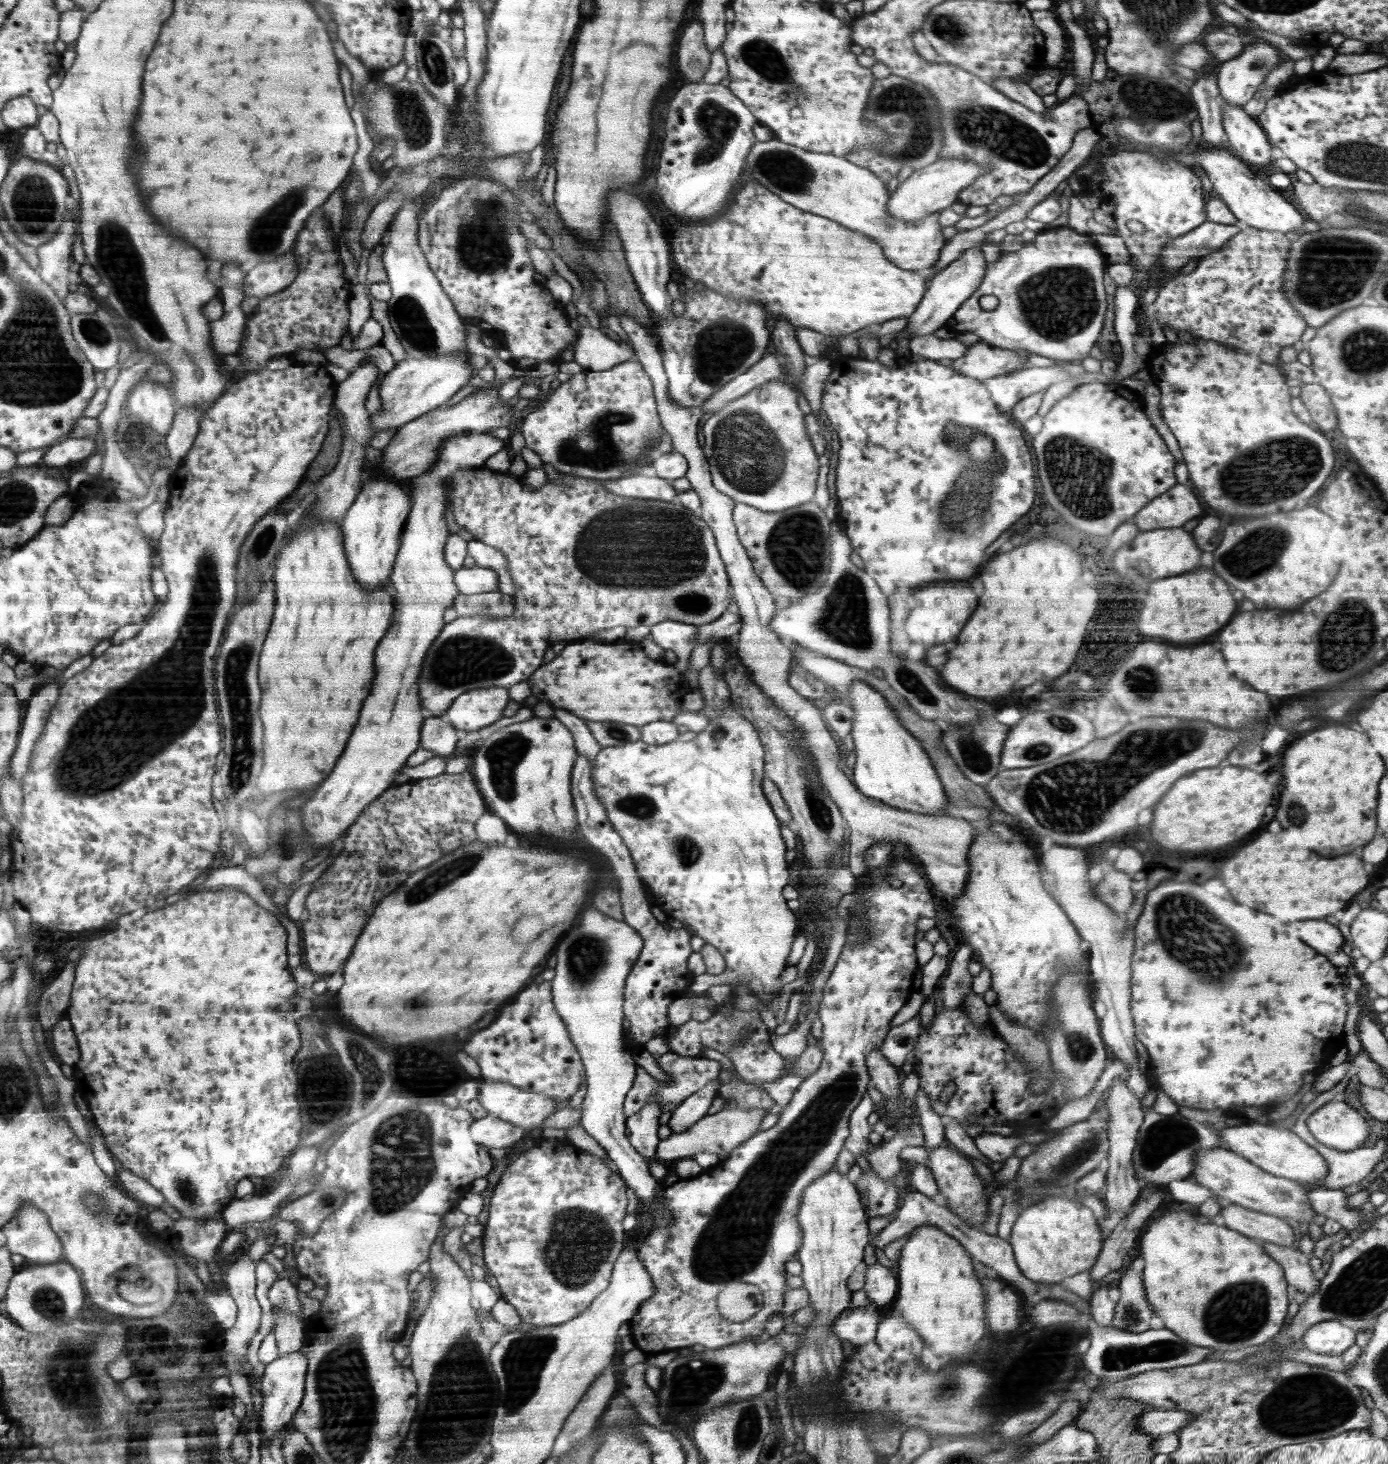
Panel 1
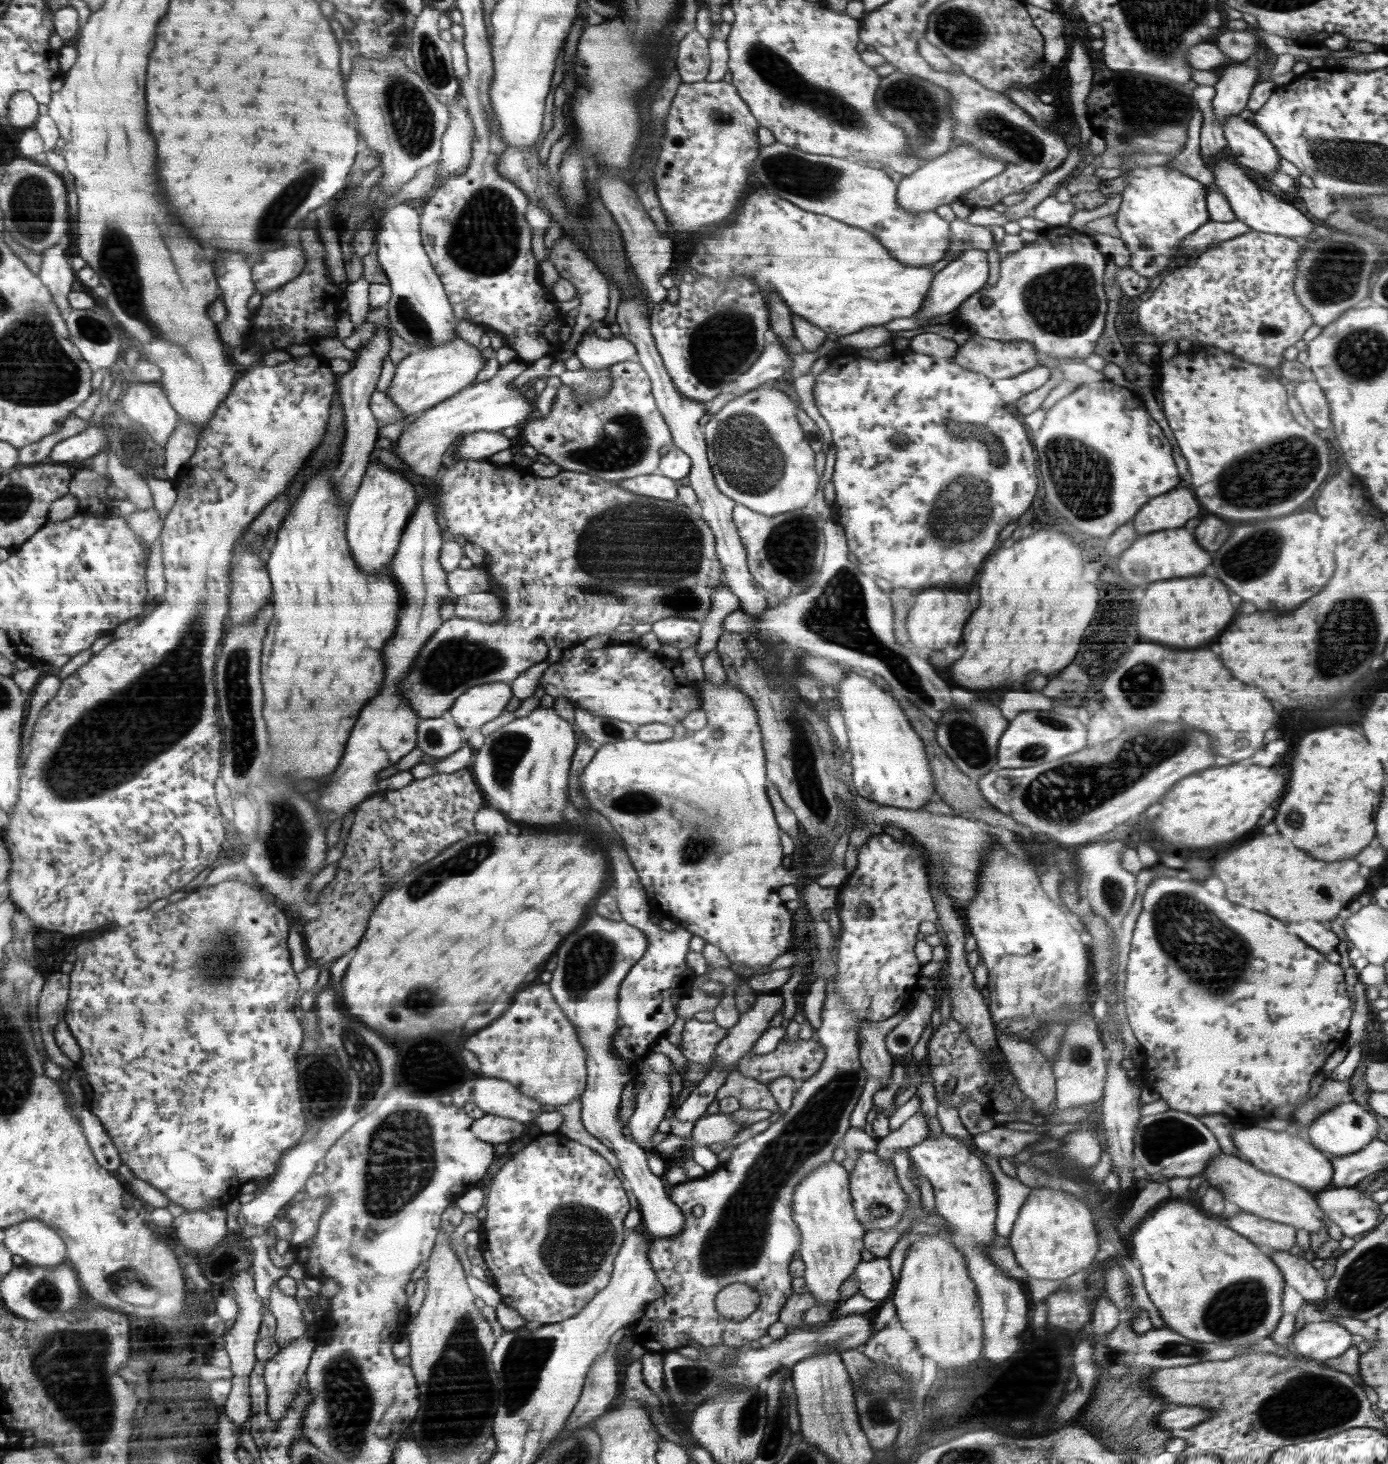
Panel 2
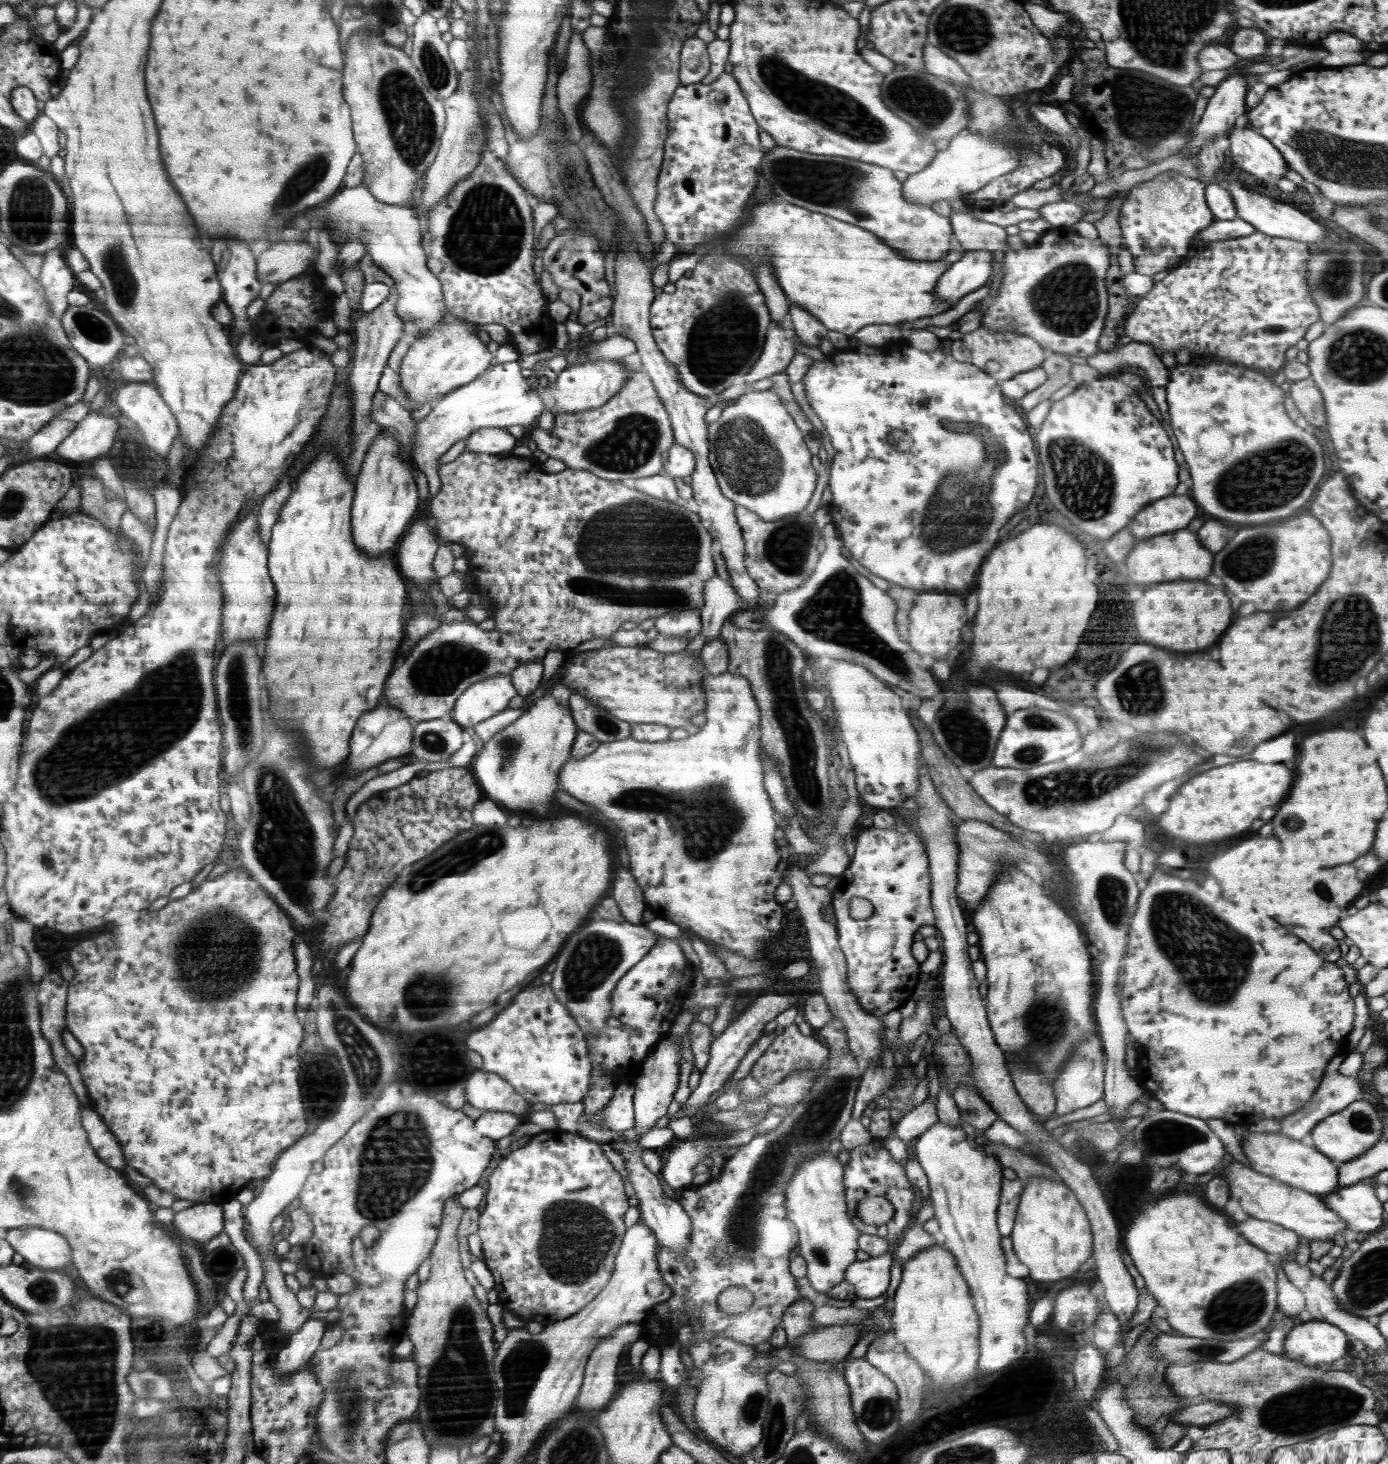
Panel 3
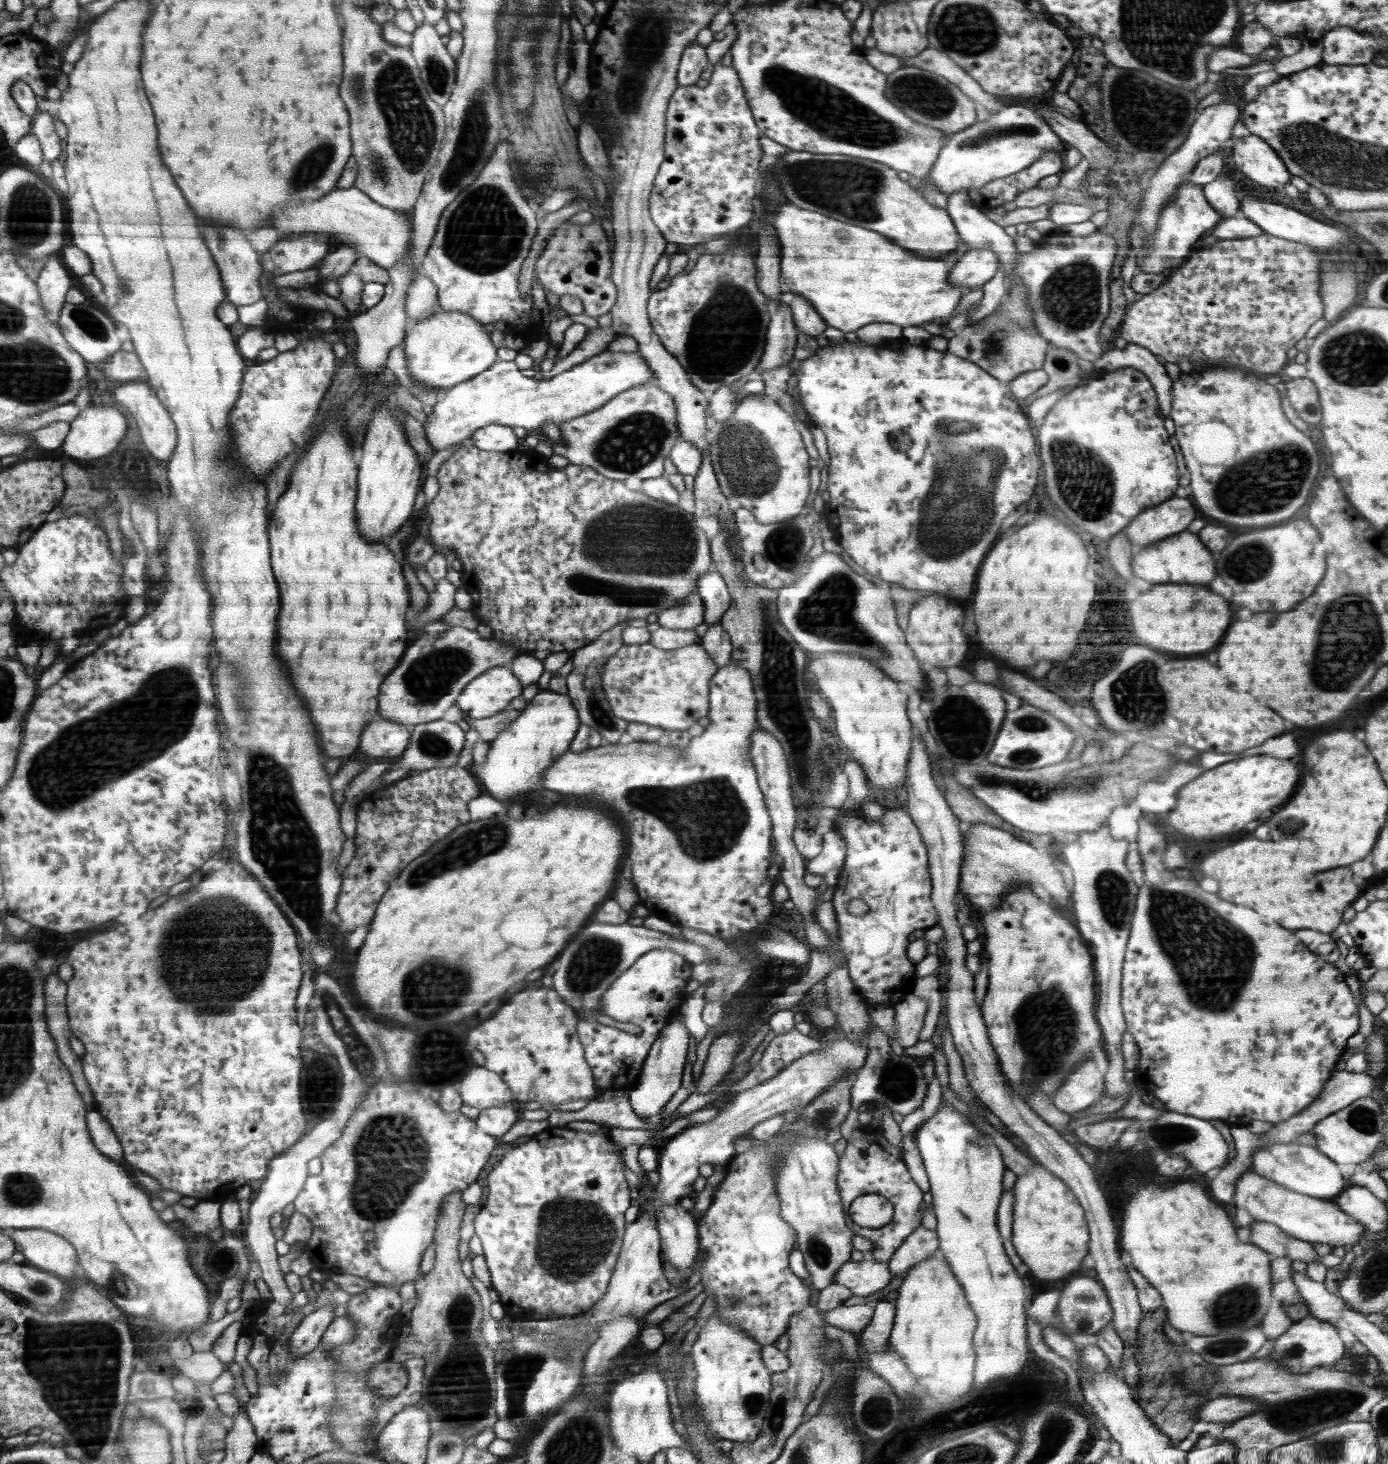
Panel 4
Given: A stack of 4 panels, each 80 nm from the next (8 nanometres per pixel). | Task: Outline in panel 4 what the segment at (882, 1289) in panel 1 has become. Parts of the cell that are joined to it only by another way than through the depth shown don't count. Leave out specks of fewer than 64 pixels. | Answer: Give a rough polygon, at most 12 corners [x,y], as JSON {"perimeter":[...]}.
{"perimeter":[[866,1257],[841,1266],[832,1284],[868,1297],[893,1278],[886,1261]]}

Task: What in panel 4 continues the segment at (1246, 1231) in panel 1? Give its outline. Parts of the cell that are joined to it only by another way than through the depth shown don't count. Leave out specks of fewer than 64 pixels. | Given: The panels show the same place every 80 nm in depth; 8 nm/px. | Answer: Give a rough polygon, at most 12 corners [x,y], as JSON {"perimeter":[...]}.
{"perimeter":[[1252,1223],[1249,1242],[1273,1258],[1319,1261],[1313,1243],[1276,1224]]}

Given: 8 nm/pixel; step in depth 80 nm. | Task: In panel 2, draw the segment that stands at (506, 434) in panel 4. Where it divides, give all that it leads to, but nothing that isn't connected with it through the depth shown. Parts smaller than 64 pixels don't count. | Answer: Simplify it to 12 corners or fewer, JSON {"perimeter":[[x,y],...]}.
{"perimeter":[[479,430],[467,434],[455,449],[454,463],[461,458],[487,459],[516,440],[500,431]]}

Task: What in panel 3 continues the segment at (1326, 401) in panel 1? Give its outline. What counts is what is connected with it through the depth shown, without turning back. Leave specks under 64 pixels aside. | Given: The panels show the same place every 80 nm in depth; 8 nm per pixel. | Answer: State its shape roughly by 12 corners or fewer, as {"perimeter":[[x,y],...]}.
{"perimeter":[[1310,377],[1292,381],[1290,396],[1312,426],[1327,424],[1323,396]]}

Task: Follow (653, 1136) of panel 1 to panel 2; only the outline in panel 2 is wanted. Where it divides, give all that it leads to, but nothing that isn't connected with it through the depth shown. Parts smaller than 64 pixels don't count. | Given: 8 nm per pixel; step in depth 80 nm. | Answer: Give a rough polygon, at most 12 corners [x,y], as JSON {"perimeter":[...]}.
{"perimeter":[[663,1053],[641,1061],[641,1091],[627,1122],[646,1153],[670,1108],[668,1075],[675,1069]]}

